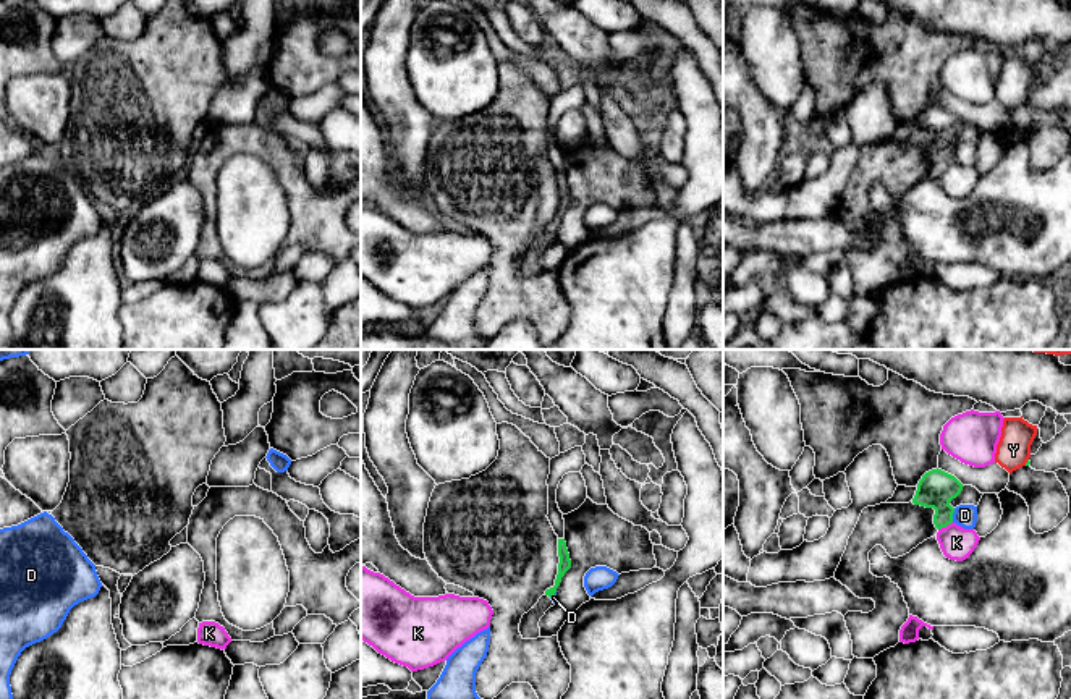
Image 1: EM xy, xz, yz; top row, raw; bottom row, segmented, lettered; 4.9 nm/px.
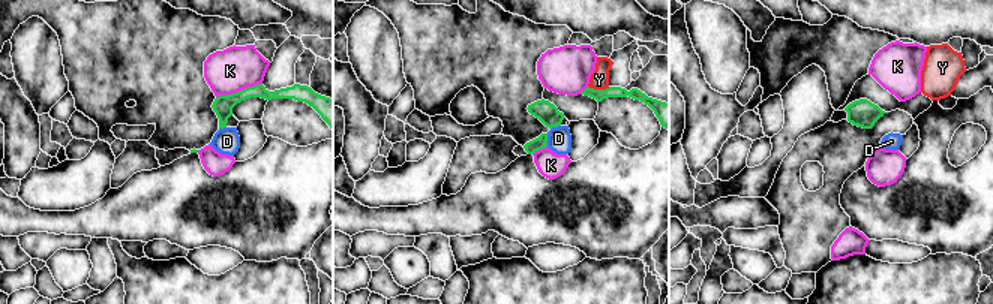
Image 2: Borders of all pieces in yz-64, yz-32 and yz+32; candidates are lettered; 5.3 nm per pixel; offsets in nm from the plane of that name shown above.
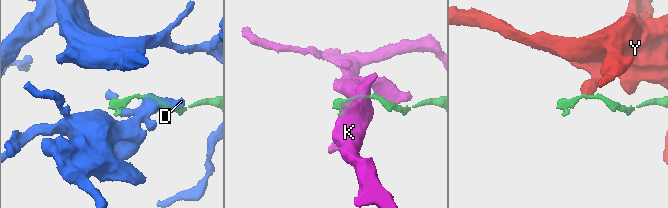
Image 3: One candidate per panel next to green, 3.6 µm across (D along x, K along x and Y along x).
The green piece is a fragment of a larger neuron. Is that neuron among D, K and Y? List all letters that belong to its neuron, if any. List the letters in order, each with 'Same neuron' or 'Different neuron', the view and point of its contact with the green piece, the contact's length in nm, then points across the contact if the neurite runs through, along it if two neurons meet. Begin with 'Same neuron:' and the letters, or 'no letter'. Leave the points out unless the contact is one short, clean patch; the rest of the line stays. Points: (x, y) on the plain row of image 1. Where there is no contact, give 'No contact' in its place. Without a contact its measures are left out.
Same neuron: no letter
D: Different neuron. Touches green at yz (952, 152). Shared border 70 nm. Boundary: yz (955, 146), (952, 159)
K: Different neuron. Touches green at yz (945, 164). Shared border 80 nm
Y: Different neuron. Touches green at yz (1028, 99). Shared border 40 nm. Boundary: yz (1028, 96), (1024, 102)

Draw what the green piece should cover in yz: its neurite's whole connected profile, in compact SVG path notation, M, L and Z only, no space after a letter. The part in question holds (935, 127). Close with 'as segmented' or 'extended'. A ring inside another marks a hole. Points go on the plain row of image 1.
M932 107L922 113L916 125L898 123L893 134L885 141L909 141L933 146L933 162L937 167L953 160L955 146L950 142L956 136L963 121L942 107Z | extended

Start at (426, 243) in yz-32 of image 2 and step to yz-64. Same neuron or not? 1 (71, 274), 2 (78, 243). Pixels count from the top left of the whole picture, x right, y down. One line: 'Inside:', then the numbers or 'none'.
Inside: none

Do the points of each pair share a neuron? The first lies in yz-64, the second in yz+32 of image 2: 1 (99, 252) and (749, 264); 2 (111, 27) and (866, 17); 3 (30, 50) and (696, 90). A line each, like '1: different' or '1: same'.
1: different
2: different
3: different

